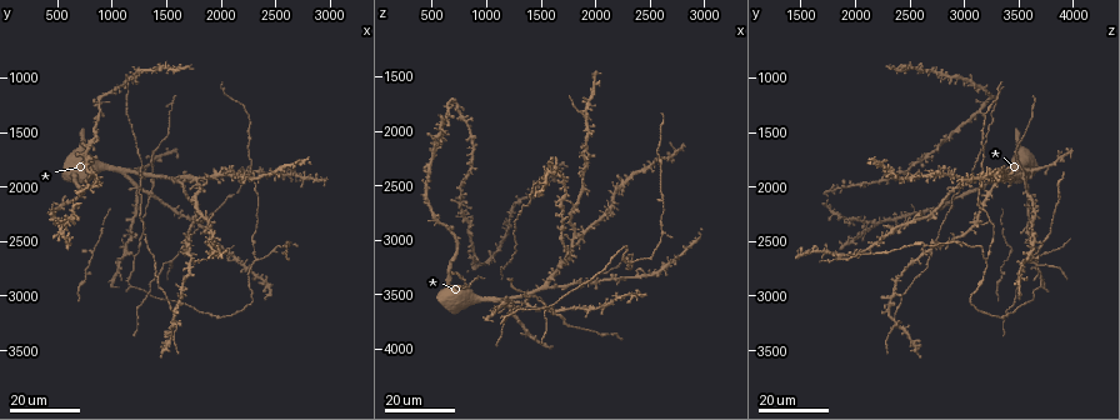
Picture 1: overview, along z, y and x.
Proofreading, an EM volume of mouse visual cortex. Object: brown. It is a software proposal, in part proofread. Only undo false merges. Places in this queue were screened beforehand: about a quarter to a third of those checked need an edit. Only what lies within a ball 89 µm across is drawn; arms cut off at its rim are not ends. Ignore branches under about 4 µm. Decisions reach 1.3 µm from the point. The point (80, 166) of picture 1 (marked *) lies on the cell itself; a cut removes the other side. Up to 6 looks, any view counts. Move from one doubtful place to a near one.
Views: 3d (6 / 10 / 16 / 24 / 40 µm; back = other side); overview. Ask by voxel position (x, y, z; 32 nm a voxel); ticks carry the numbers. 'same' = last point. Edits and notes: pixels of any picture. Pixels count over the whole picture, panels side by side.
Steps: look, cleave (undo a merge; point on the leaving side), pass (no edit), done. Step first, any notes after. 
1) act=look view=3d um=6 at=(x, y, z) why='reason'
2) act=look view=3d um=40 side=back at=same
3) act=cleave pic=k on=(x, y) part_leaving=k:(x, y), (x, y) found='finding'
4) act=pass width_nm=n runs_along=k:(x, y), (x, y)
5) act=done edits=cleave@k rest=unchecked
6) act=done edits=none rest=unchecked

act=look view=3d um=16 at=(1380, 2080, 3580) why='four arms meet'

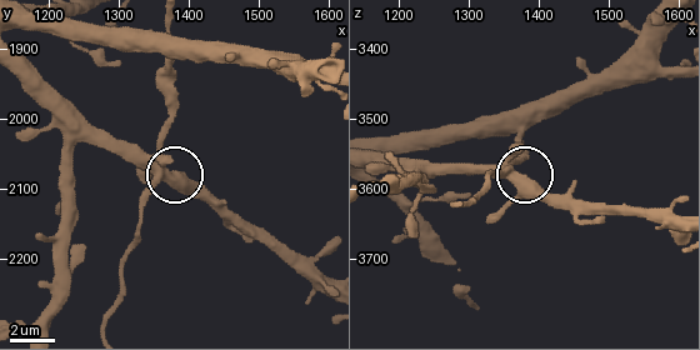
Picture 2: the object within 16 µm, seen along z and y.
act=look view=3d um=6 at=same

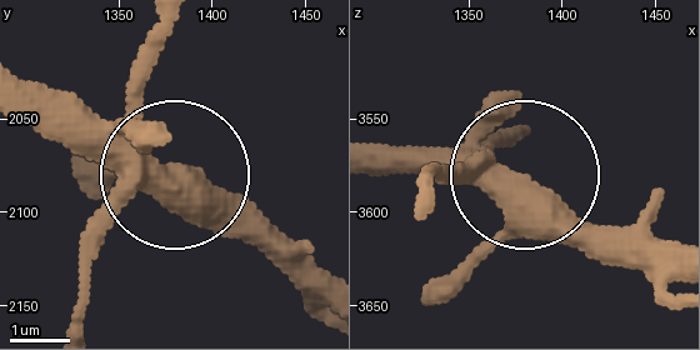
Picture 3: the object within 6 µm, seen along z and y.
act=pass side_arm_um=67 runs_along=3:(33, 84), (266, 218) found='continuous, no second cell'

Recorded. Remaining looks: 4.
act=look view=3d um=16 at=(1640, 1980, 3260) why='four-way junction'

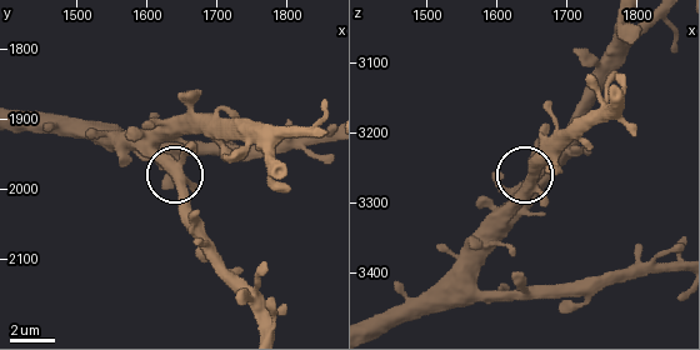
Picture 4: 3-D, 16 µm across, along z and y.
act=look view=3d um=10 at=(1645, 1970, 3280)

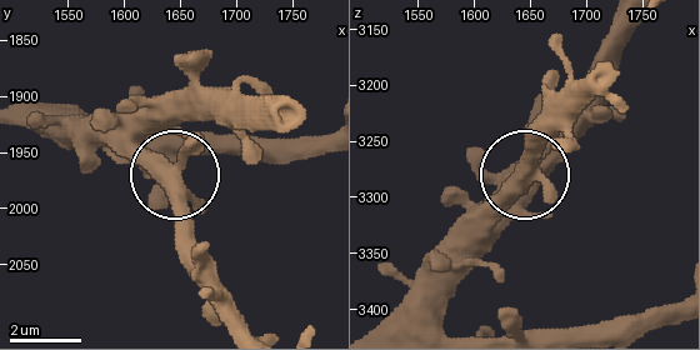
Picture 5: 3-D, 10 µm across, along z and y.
act=pass width_nm=390 runs_along=5:(25, 115), (175, 169), (186, 139), (229, 96) found='continuous, no second cell'

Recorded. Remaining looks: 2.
act=look view=3d um=24 at=(2600, 2520, 2620) why='side arm on a straight run'

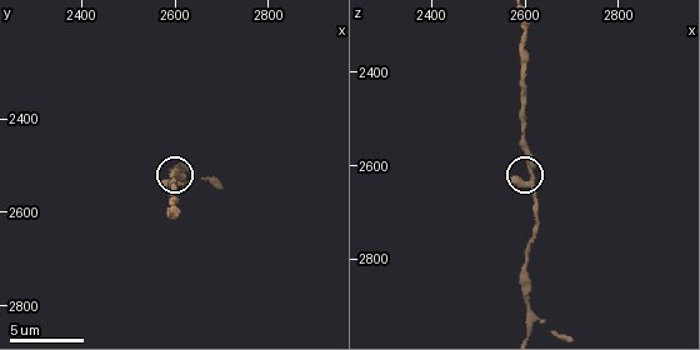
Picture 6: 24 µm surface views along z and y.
act=look view=3d um=10 at=same

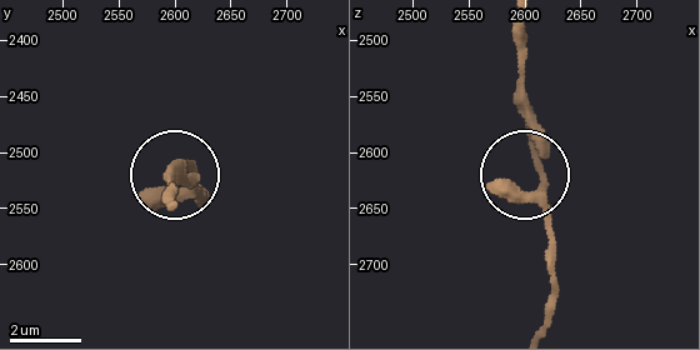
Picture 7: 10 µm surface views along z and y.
act=pass width_nm=240 runs_along=7:(539, 325), (551, 289), (551, 218), (534, 164), (525, 85) found='one cell here'

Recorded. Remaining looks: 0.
act=done edits=none rest=unchecked

